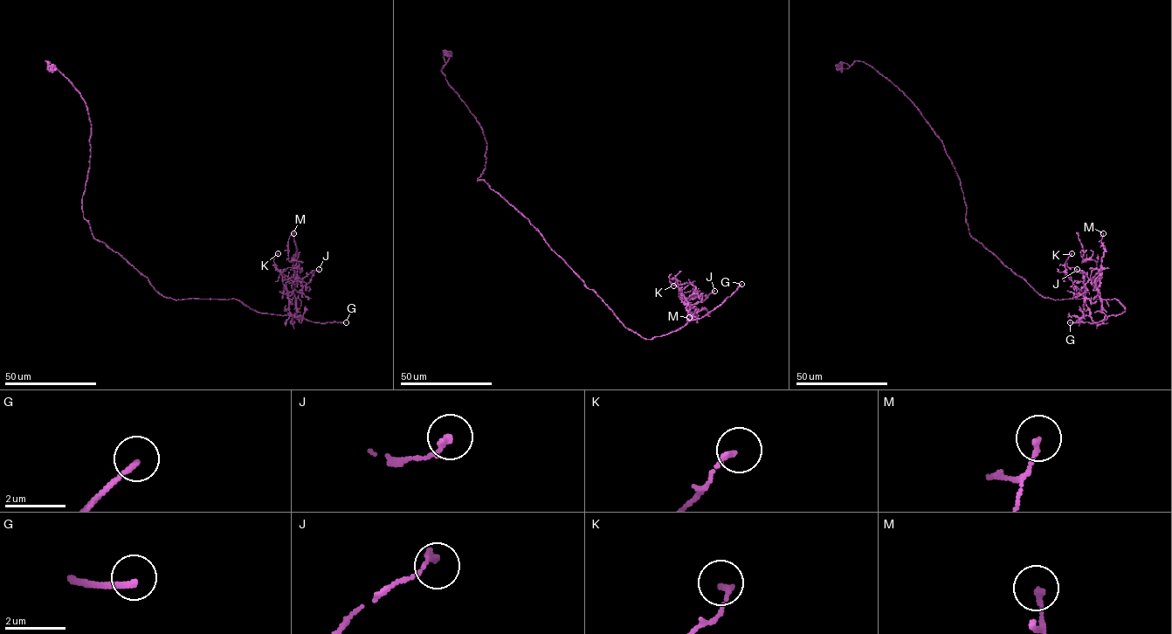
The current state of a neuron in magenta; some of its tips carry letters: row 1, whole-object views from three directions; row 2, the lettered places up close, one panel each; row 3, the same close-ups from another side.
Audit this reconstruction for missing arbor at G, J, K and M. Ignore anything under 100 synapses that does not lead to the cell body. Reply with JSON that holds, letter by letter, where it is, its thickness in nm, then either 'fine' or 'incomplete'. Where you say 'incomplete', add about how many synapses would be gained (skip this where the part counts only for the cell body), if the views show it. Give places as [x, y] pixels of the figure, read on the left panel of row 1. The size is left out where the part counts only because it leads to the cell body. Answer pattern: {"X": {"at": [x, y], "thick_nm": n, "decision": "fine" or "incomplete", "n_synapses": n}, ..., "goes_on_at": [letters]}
{"G": {"at": [346, 322], "thick_nm": 180, "decision": "incomplete"}, "J": {"at": [319, 269], "thick_nm": 200, "decision": "fine"}, "K": {"at": [278, 253], "thick_nm": 160, "decision": "fine"}, "M": {"at": [293, 233], "thick_nm": 170, "decision": "fine"}, "goes_on_at": ["G"]}

